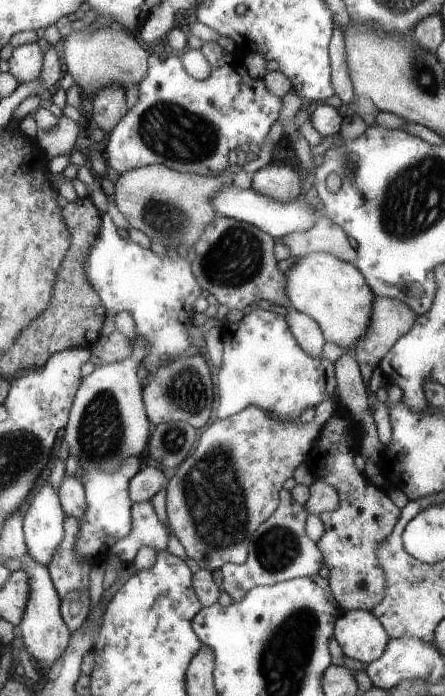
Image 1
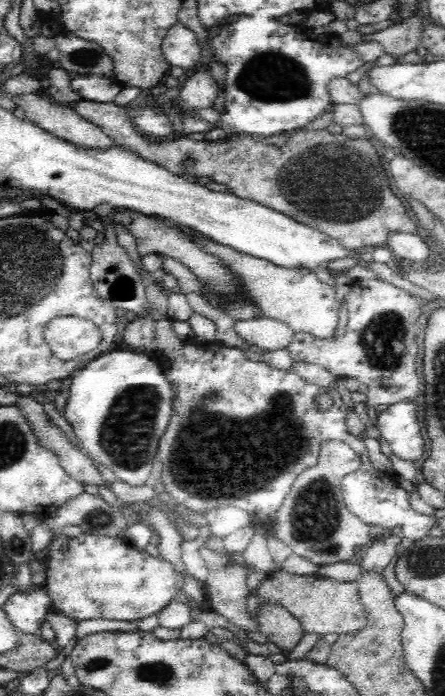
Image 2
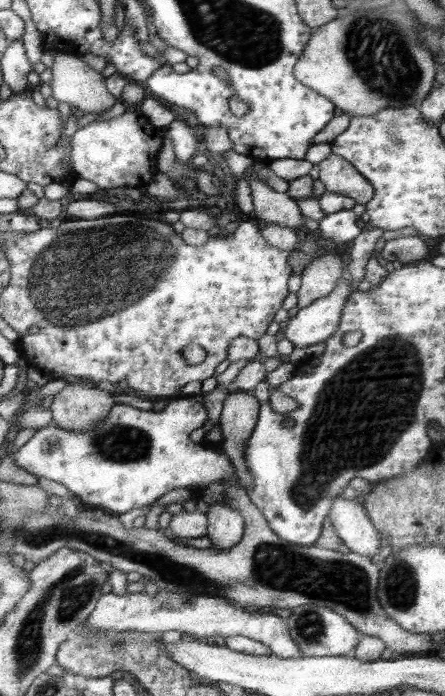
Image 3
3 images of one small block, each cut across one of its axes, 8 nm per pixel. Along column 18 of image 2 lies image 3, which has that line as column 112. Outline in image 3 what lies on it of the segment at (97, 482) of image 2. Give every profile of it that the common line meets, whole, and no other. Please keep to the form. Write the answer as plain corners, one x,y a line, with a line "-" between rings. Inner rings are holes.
69,383
68,387
55,395
50,406
54,416
54,422
61,428
75,433
85,433
97,428
110,414
115,406
113,392
99,390
93,384

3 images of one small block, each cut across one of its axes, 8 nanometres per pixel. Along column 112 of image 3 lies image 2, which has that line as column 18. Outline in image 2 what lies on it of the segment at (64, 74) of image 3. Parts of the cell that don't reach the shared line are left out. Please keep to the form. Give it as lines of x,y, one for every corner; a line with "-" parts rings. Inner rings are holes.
42,94
7,96
12,99
16,107
24,110
26,120
64,140
90,148
105,149
113,145
111,136
108,136
99,126
80,116
80,113
74,109
64,108

